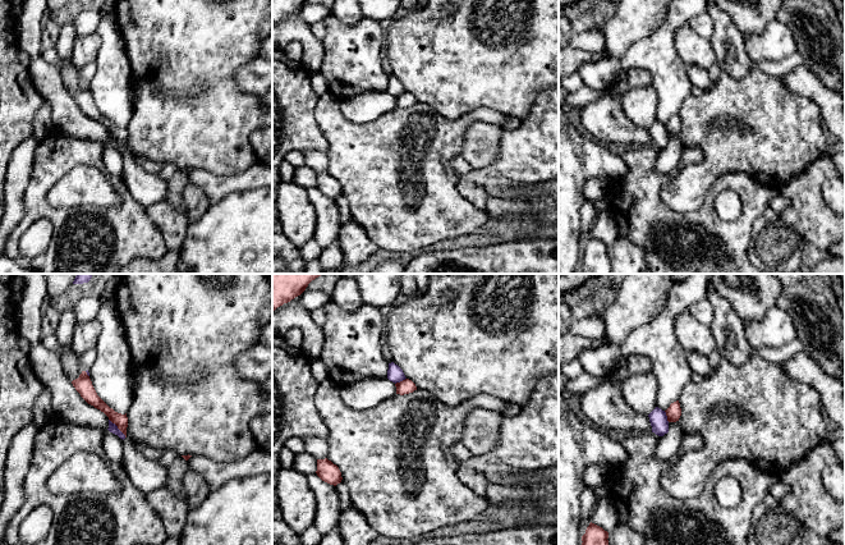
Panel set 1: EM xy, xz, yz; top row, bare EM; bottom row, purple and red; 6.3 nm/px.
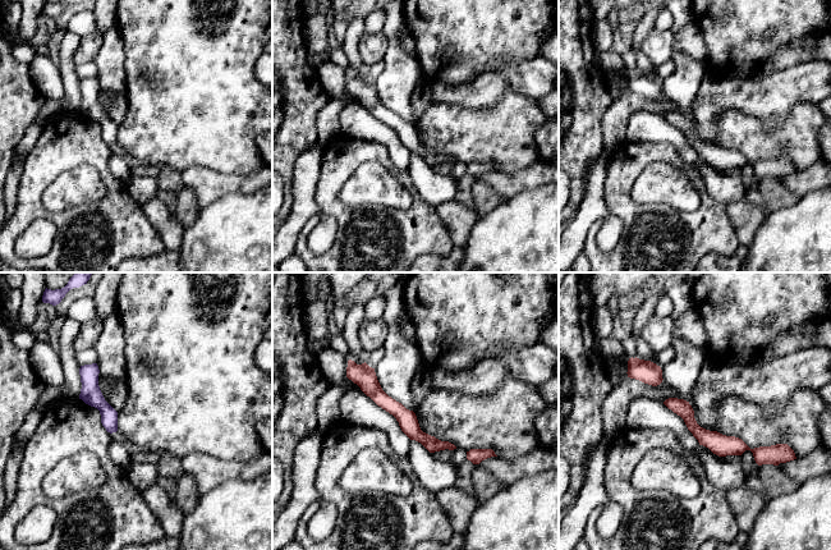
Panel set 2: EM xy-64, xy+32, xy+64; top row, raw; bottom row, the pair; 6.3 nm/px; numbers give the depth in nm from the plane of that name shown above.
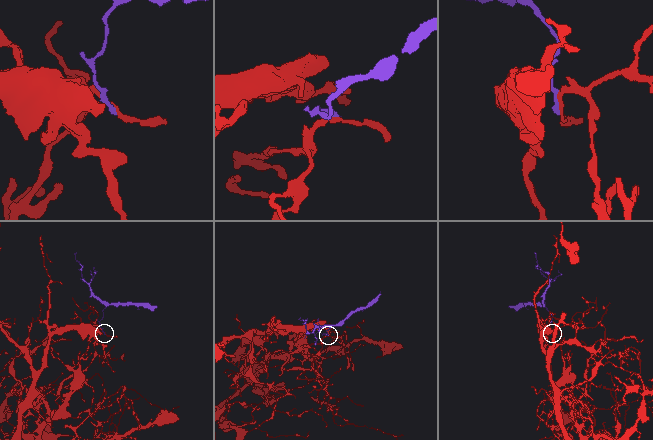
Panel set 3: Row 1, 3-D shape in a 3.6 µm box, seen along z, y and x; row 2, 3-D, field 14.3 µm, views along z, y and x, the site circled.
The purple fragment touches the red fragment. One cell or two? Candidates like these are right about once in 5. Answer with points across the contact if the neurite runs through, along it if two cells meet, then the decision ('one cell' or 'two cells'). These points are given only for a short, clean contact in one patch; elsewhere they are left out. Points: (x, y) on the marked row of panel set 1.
border along xy (109, 418), (125, 436); two cells

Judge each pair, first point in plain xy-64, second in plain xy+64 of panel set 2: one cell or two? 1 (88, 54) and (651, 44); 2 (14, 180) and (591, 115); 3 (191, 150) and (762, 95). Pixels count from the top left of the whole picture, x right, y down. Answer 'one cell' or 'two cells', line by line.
1: one cell
2: two cells
3: two cells

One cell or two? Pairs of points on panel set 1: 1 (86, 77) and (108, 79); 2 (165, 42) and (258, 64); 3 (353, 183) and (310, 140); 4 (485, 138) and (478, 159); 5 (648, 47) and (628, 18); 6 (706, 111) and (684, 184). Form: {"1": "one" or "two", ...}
{"1": "two", "2": "two", "3": "two", "4": "one", "5": "two", "6": "one"}

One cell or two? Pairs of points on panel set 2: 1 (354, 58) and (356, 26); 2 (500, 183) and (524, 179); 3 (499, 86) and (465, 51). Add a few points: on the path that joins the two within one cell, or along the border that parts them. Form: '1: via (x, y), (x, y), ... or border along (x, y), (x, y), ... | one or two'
1: via (353, 50), (354, 33) | one
2: via (506, 183), (518, 182) | one
3: border along (515, 65), (489, 70), (459, 86) | two

